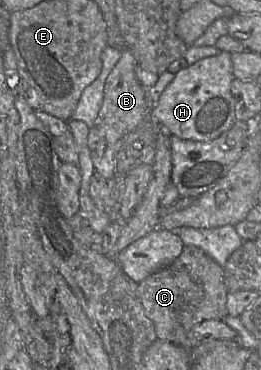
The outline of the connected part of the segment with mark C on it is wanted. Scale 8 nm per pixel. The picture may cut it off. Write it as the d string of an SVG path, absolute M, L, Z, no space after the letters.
M185 246L179 257L141 281L138 294L146 316L155 325L157 339L184 347L187 333L197 324L209 319L224 319L229 293L224 283L223 267L200 248Z

